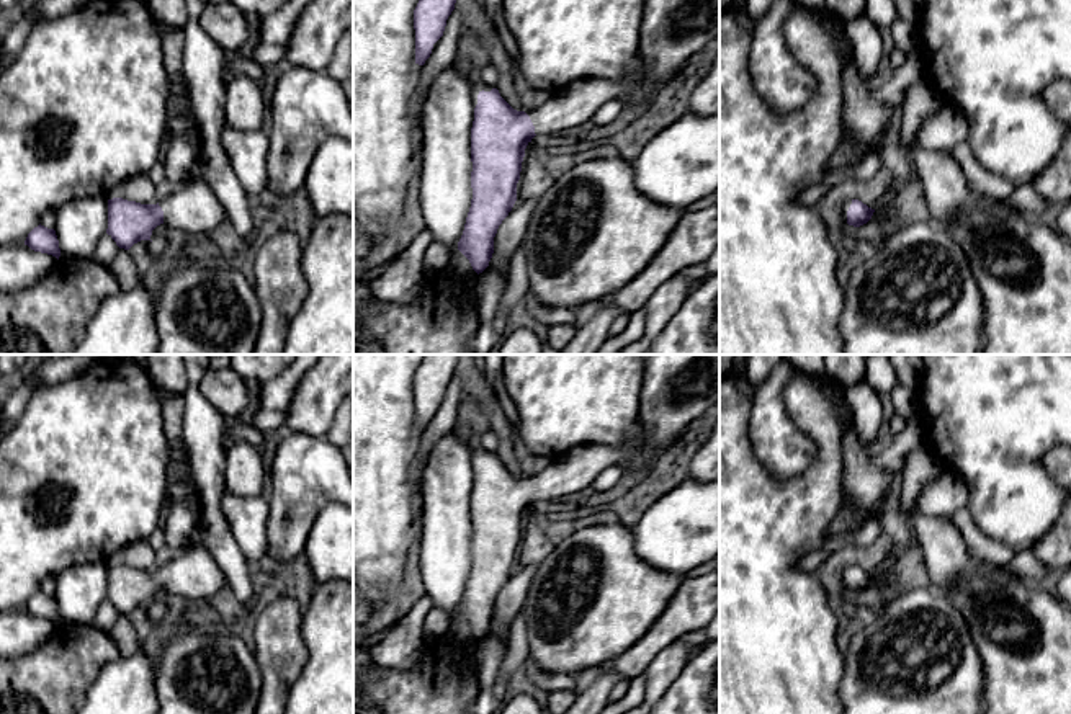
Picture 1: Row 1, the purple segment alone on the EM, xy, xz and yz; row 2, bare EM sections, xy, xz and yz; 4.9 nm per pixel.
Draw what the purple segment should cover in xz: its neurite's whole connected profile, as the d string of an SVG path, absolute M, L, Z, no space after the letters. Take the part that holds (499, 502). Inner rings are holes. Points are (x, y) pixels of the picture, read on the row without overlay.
M641 436L623 446L582 444L528 479L513 475L497 454L479 457L471 493L473 565L458 608L477 640L489 632L497 595L517 567L522 528L531 505L590 487L603 469L623 467L639 453Z

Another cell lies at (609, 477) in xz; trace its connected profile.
M621 466L607 467L597 475L592 487L595 489L595 492L607 492L620 482L623 474L625 471Z

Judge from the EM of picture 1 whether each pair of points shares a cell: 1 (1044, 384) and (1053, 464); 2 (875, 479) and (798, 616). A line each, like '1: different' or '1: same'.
1: different
2: different

